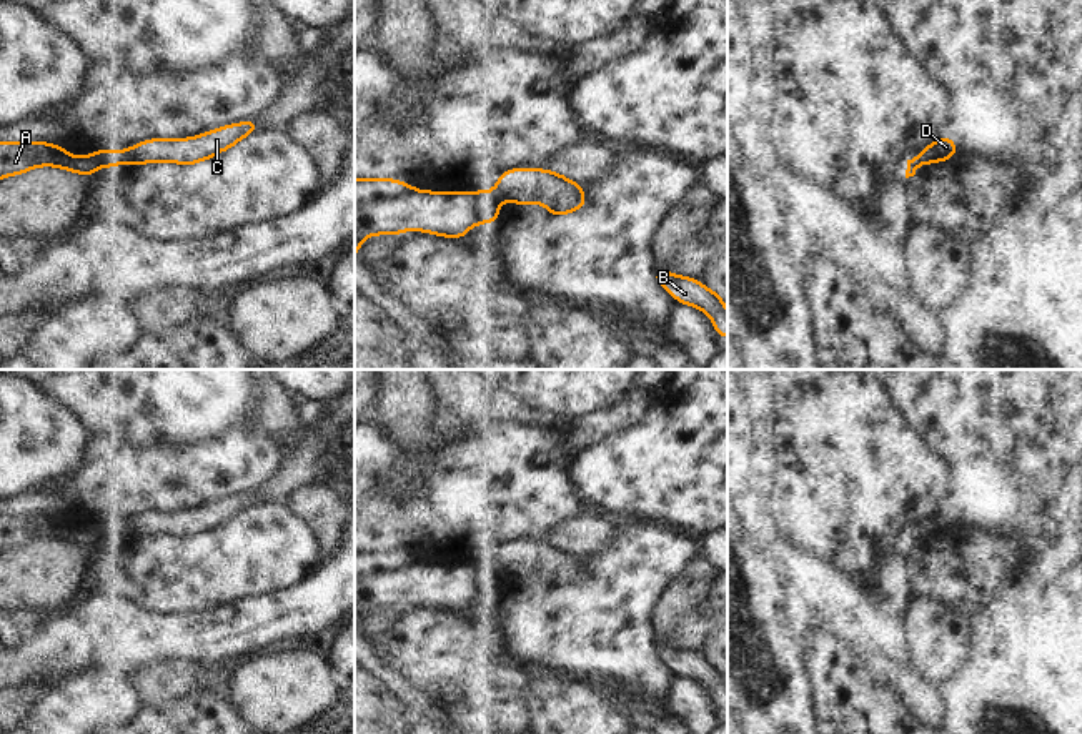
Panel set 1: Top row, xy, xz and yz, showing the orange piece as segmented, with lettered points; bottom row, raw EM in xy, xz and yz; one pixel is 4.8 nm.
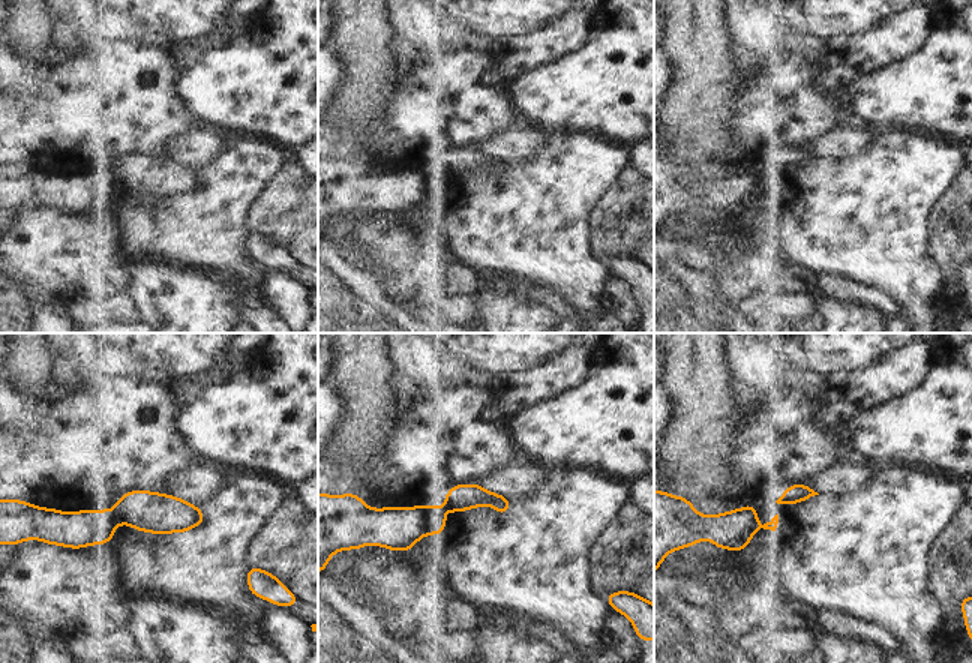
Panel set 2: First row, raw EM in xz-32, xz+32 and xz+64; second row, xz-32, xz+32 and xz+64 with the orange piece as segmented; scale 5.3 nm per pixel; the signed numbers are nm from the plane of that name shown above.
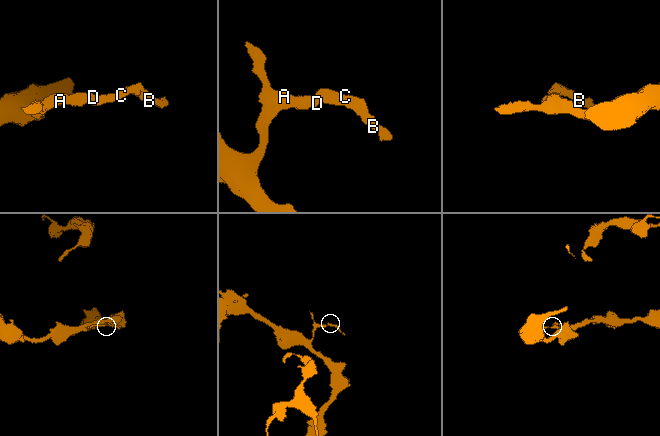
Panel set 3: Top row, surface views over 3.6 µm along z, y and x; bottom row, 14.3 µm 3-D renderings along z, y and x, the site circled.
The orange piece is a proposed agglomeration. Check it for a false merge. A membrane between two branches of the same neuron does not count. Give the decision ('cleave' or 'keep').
cleave

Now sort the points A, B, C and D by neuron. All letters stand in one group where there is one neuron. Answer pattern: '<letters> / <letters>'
A D / B C

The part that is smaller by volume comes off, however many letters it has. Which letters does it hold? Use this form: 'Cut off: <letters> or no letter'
Cut off: B, C

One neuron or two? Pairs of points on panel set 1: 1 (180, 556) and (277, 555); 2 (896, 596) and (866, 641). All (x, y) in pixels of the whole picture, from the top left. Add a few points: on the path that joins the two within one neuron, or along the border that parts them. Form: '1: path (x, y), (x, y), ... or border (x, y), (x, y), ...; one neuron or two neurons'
1: path (203, 556), (253, 555); one neuron
2: border (854, 601), (868, 623), (881, 636), (898, 639); two neurons

